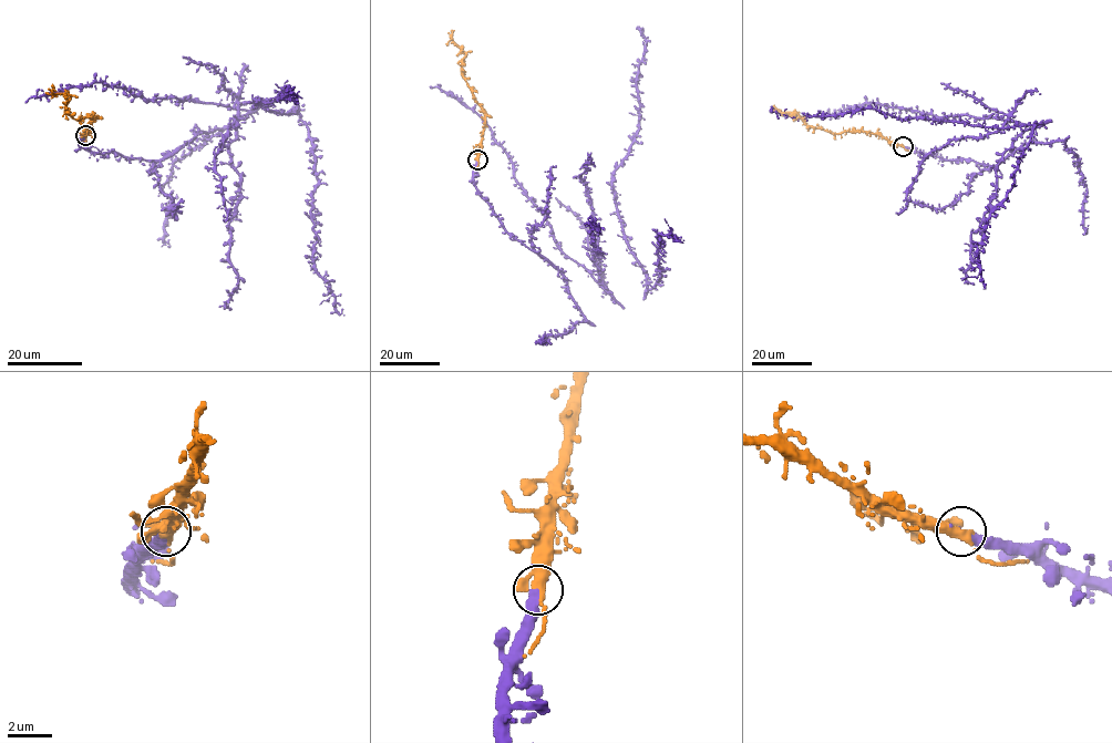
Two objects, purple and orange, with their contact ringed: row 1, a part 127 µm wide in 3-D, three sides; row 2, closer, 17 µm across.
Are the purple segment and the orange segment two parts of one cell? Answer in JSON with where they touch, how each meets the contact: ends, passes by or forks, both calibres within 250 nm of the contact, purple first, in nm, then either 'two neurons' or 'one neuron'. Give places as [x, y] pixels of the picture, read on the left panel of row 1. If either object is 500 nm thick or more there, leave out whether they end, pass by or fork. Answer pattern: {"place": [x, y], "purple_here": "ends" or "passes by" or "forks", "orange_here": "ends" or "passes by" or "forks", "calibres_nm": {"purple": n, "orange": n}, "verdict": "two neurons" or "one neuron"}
{"place": [85, 135], "purple_here": "ends", "orange_here": "forks", "calibres_nm": {"purple": 320, "orange": 300}, "verdict": "one neuron"}

